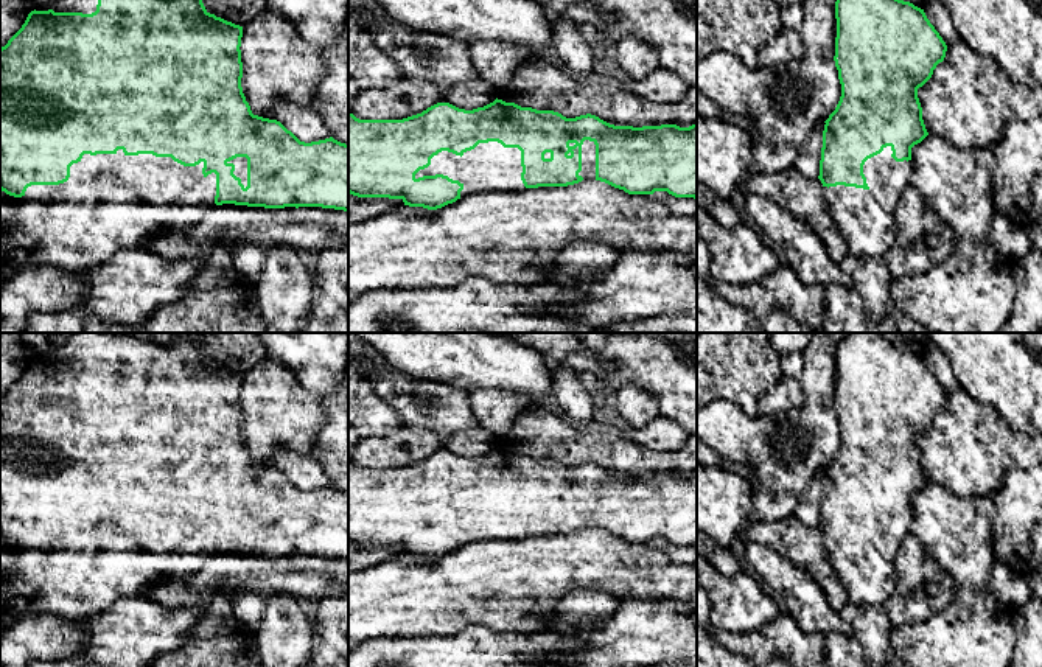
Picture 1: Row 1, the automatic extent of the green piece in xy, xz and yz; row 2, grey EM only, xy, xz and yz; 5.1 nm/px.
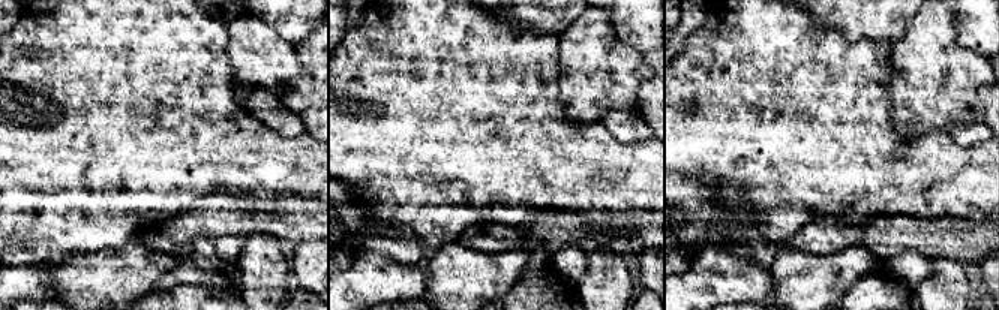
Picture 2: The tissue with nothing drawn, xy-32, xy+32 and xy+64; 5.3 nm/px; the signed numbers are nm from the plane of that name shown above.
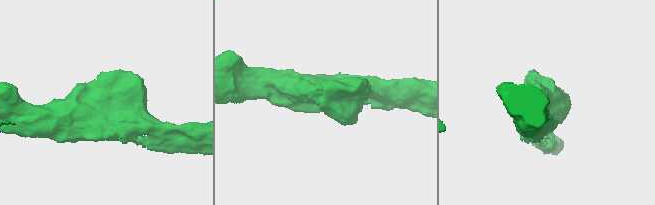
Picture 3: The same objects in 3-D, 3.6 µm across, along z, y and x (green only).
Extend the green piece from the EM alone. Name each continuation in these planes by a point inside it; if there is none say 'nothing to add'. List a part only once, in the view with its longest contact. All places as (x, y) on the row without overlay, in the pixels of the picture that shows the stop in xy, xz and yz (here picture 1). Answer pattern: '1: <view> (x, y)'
1: xy (111, 551)

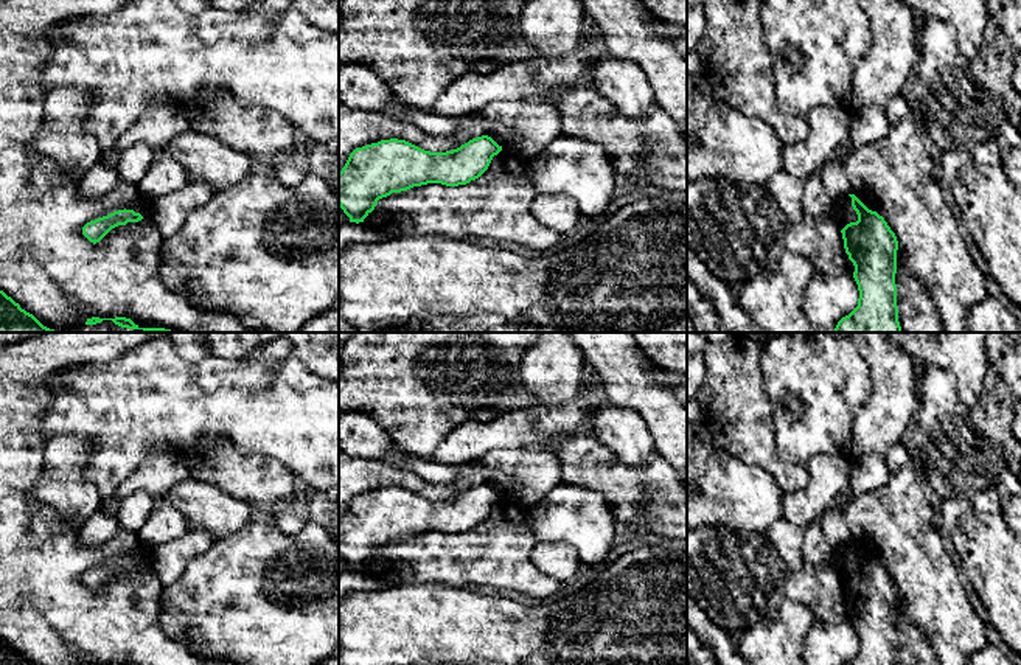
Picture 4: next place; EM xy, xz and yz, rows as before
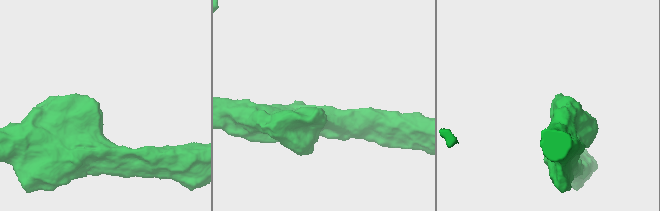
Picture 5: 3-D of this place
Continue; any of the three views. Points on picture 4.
nothing to add

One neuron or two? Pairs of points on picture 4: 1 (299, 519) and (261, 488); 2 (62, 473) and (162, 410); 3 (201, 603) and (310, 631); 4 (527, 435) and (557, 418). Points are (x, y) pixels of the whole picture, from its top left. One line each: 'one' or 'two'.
1: one
2: two
3: one
4: one

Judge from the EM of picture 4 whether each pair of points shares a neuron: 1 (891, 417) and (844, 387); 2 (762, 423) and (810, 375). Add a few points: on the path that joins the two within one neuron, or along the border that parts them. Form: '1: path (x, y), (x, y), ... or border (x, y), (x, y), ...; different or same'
1: border (866, 362), (871, 395), (857, 410), (852, 434); different
2: border (763, 376), (777, 448); different

